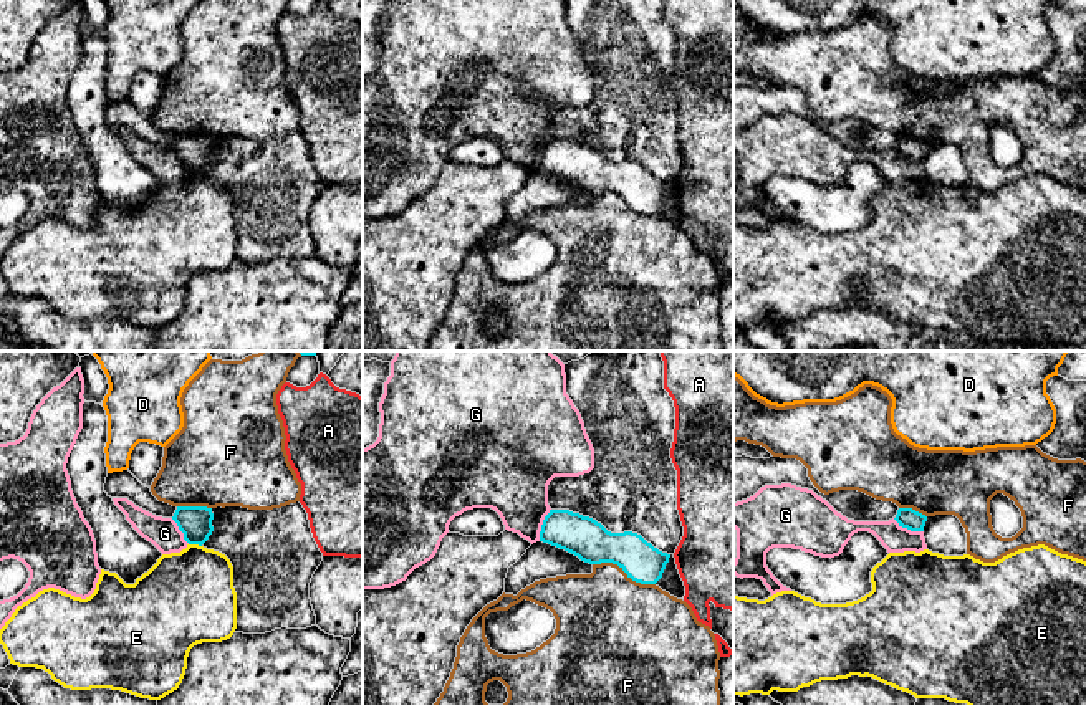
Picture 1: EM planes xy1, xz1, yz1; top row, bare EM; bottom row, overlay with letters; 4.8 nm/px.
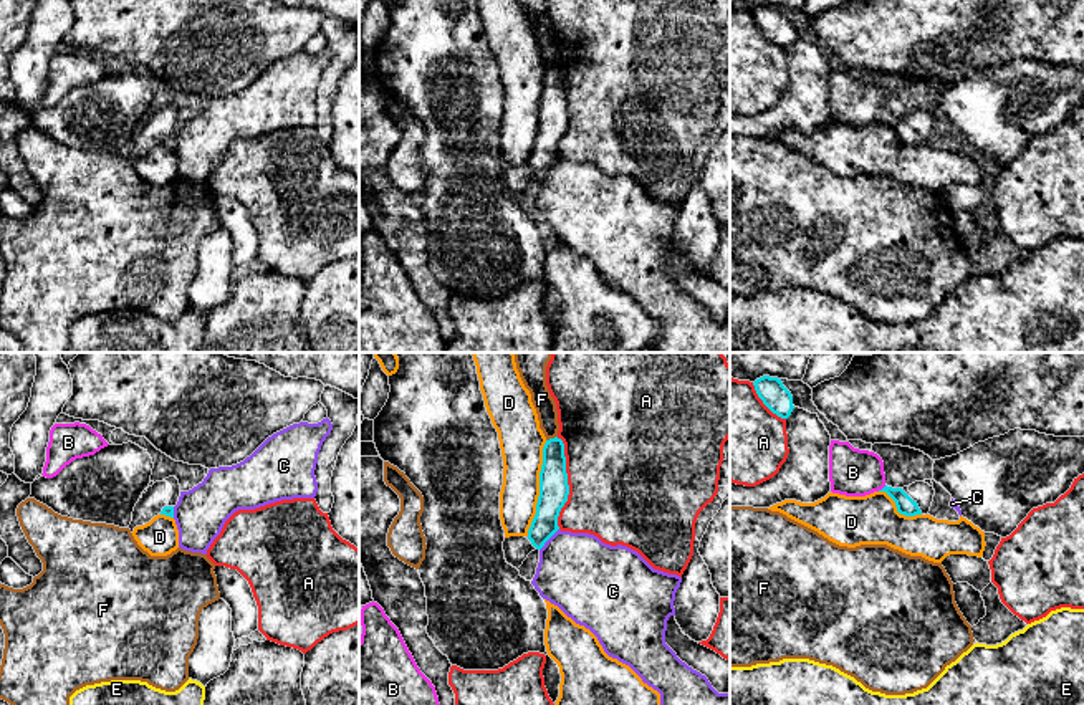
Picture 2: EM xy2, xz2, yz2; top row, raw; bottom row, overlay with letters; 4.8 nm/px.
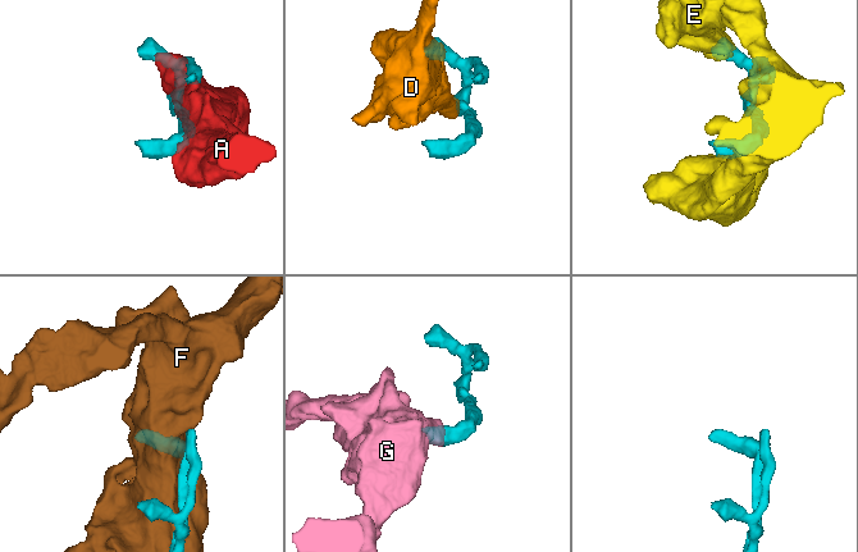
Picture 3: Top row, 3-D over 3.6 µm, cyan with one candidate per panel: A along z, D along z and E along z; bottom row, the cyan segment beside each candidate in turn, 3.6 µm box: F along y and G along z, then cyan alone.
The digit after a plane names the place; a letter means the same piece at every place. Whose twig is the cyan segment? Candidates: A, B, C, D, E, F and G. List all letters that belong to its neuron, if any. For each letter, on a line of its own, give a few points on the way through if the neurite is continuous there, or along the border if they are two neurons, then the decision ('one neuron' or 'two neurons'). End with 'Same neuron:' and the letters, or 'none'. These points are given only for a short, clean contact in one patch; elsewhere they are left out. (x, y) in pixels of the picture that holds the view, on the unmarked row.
A: two neurons
B: along yz2 (886, 115), (877, 119) | two neurons
C: along xz2 (558, 158), (540, 179) | two neurons
D: two neurons
E: two neurons
F: two neurons
G: along xz1 (550, 138), (538, 169) | two neurons
Same neuron: none

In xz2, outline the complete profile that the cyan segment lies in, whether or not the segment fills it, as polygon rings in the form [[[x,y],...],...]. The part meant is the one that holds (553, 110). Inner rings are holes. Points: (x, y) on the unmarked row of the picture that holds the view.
[[[554,66],[546,70],[543,76],[540,126],[528,165],[510,165],[503,170],[505,189],[508,194],[518,199],[531,180],[541,179],[544,172],[559,159],[558,146],[568,131],[568,124],[569,114],[564,73],[561,68]]]

